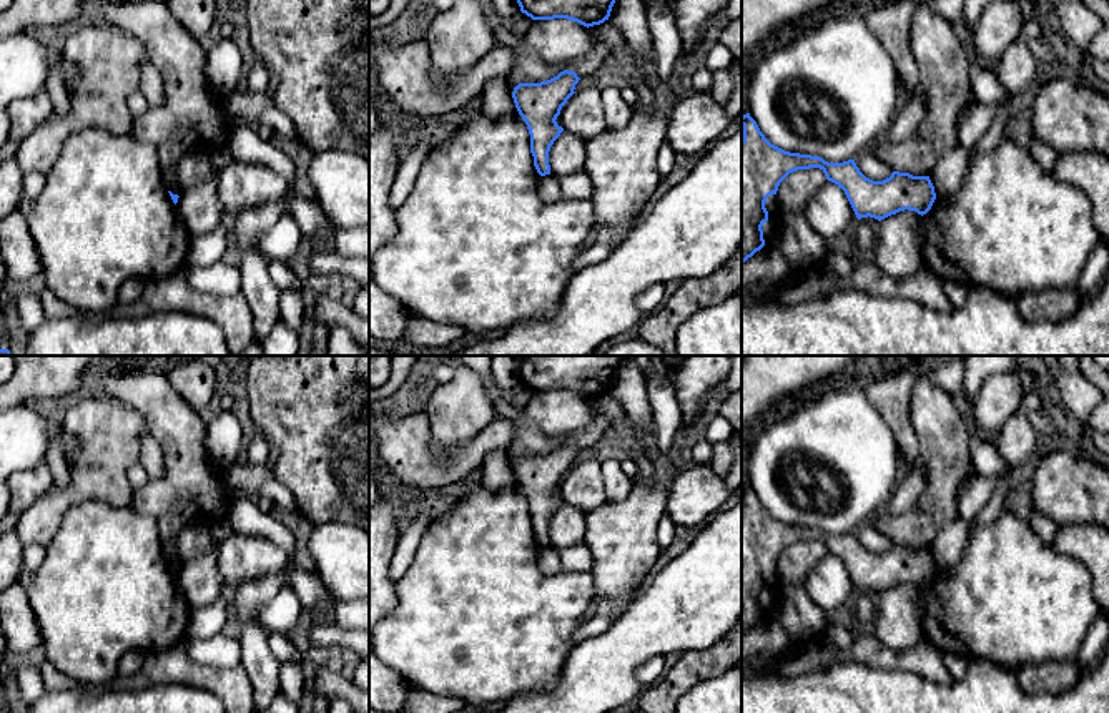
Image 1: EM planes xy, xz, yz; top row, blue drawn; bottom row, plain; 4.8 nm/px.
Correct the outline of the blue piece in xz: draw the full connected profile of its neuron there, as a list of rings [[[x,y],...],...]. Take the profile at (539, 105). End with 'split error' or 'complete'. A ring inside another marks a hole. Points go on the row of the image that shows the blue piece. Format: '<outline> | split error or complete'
[[[564,70],[547,81],[519,83],[512,91],[515,108],[527,125],[534,166],[540,176],[550,175],[549,151],[564,131],[555,120],[575,93],[579,80],[575,71]]] | complete

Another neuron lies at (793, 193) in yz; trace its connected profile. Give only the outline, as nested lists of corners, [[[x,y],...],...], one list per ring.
[[[810,168],[790,173],[778,186],[781,213],[803,213],[813,193],[826,181],[823,170]]]

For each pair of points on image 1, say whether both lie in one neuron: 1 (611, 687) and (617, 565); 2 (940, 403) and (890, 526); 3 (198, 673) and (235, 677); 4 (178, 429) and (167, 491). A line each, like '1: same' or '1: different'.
1: different
2: same
3: same
4: same

